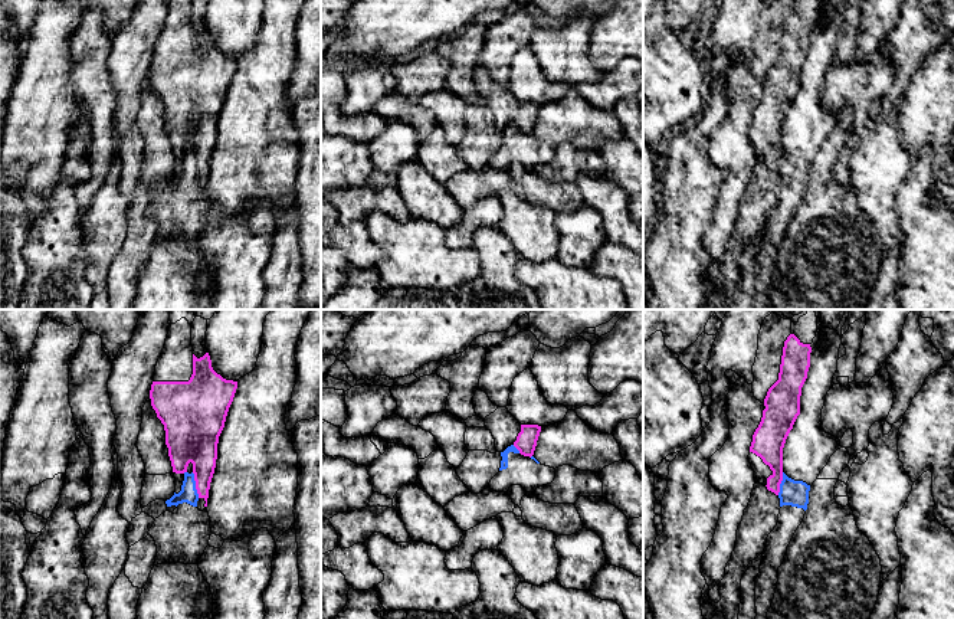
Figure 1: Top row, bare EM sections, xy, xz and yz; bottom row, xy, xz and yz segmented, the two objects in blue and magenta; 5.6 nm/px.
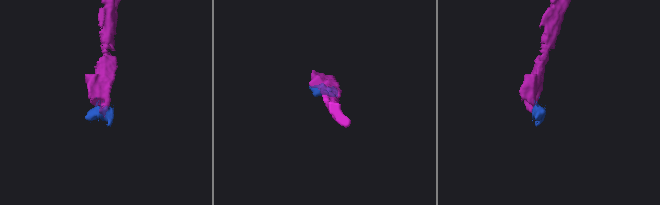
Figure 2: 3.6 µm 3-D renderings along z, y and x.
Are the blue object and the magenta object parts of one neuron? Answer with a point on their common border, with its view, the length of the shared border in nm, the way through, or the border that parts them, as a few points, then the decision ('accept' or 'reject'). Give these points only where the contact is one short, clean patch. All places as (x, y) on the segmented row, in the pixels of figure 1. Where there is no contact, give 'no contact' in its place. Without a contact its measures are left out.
contact xy (194, 485); length 150 nm; border xy (192, 472), (199, 497); reject

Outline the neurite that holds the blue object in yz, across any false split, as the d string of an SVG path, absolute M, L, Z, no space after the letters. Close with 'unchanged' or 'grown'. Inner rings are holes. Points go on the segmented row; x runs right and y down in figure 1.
M845 310L836 330L822 327L819 341L810 353L810 367L800 396L800 415L783 448L778 523L767 537L755 579L755 619L767 619L778 582L778 567L804 518L810 487L830 456L842 448L839 439L822 429L822 409L837 370L842 327L848 317L849 310Z; grown

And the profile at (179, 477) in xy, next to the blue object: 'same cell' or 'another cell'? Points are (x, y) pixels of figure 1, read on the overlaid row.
another cell

